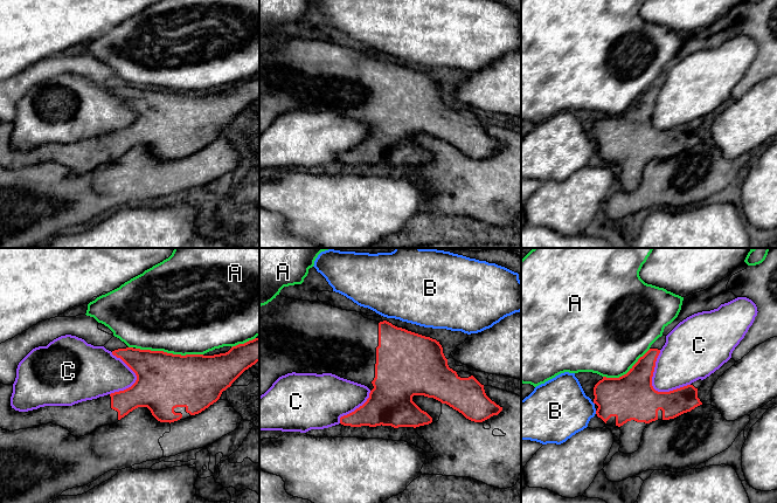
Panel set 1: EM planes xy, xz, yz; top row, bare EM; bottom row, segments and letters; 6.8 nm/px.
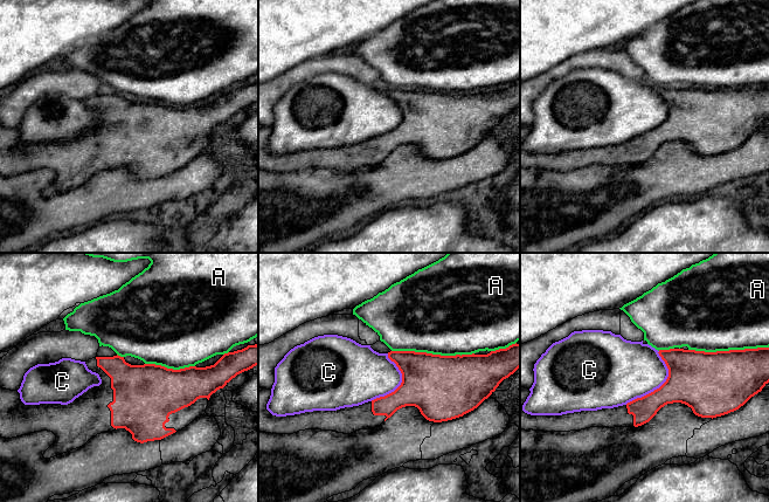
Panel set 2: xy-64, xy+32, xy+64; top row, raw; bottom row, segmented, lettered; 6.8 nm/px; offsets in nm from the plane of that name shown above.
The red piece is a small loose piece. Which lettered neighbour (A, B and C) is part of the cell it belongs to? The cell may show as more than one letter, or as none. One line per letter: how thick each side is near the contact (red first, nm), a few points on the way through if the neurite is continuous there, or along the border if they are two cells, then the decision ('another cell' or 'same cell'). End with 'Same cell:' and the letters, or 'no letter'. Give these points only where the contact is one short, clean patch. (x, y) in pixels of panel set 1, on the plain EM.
A: 380 nm thick on the red side, 480 nm on the other; another cell
B: 300 nm thick on the red side, 400 nm on the other; another cell
C: 320 nm thick on the red side, 300 nm on the other; another cell
Same cell: no letter

